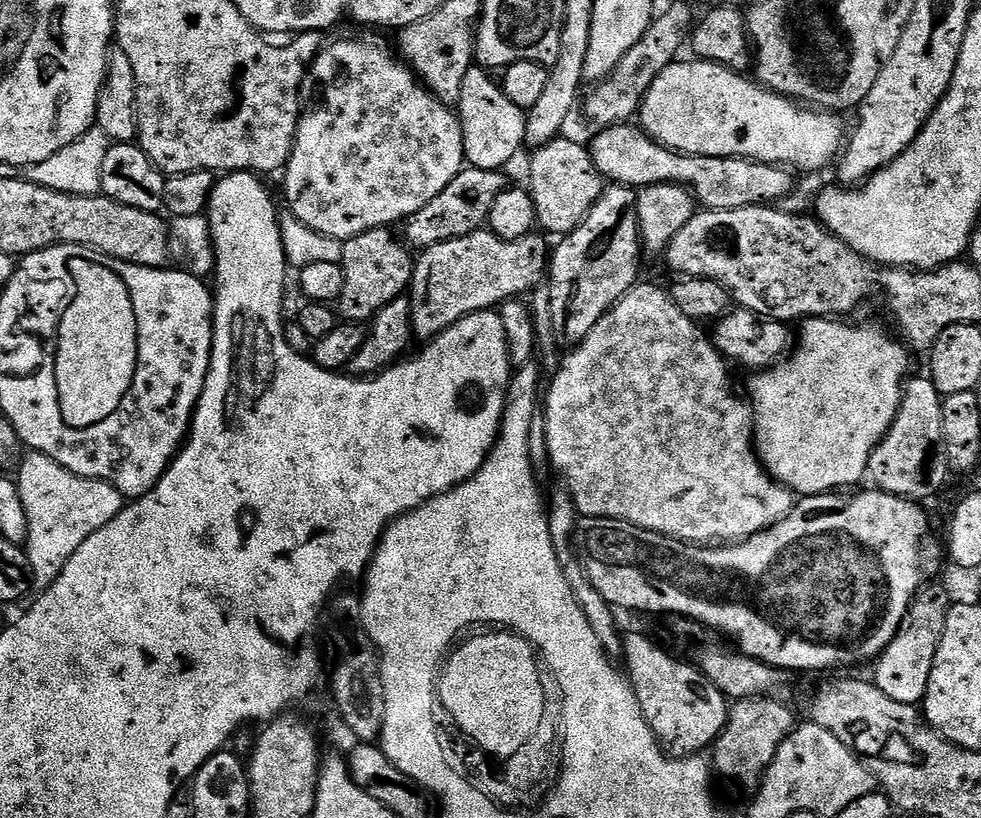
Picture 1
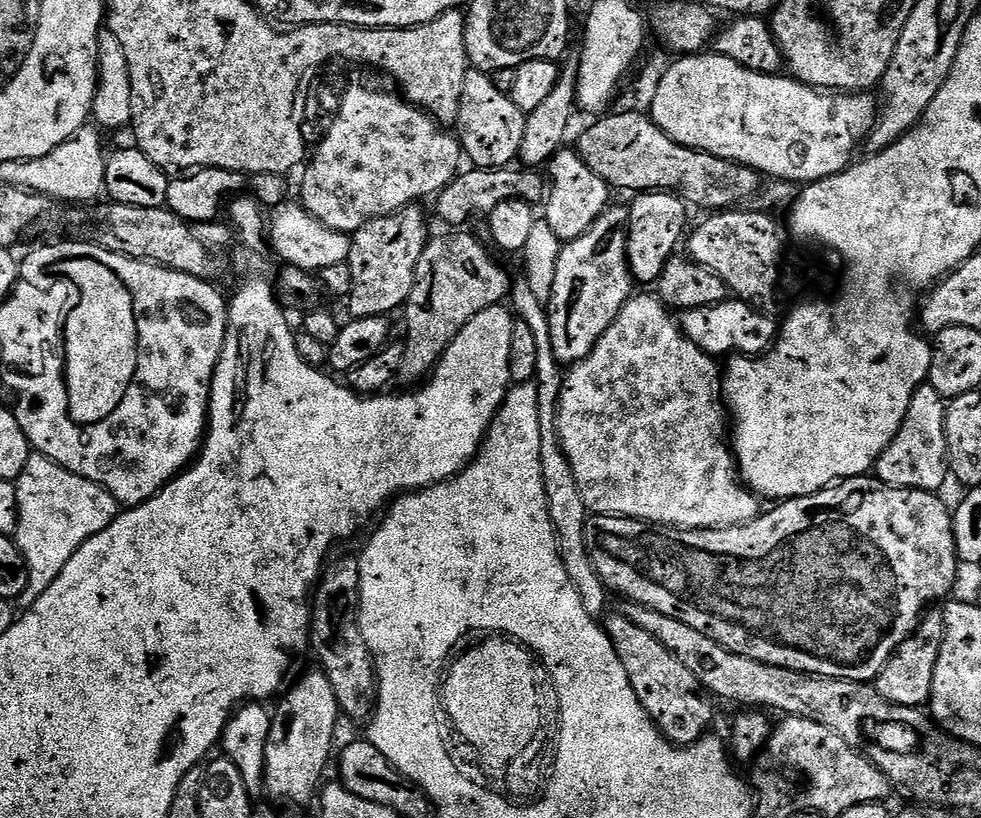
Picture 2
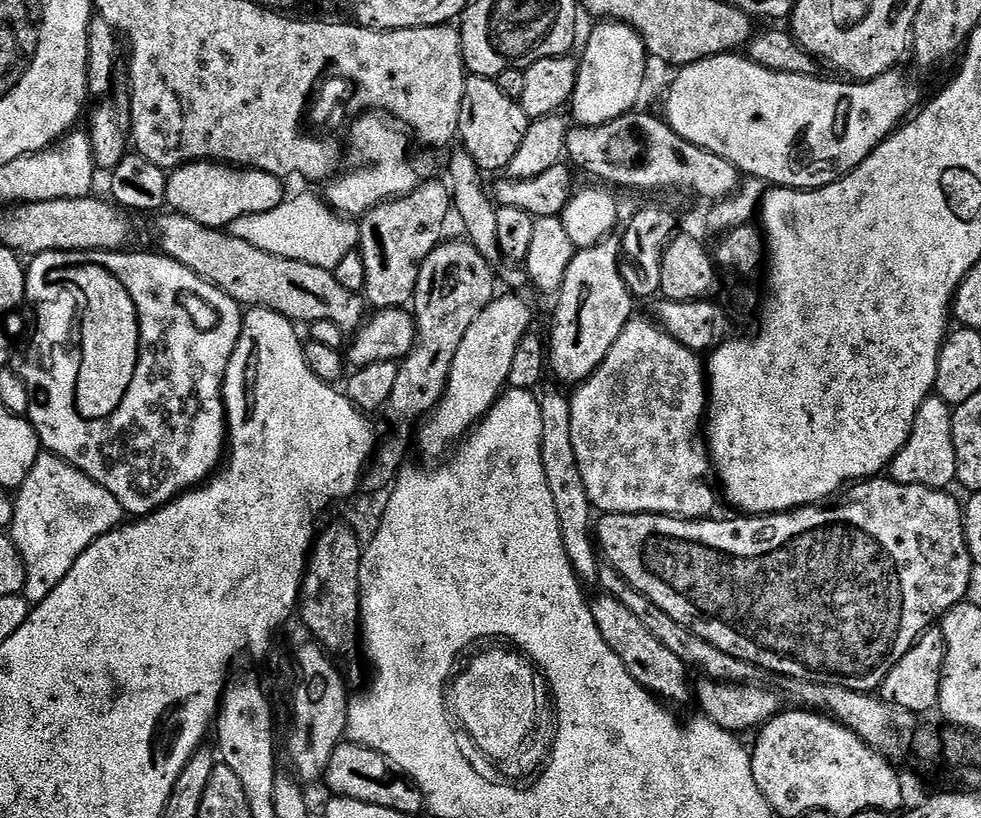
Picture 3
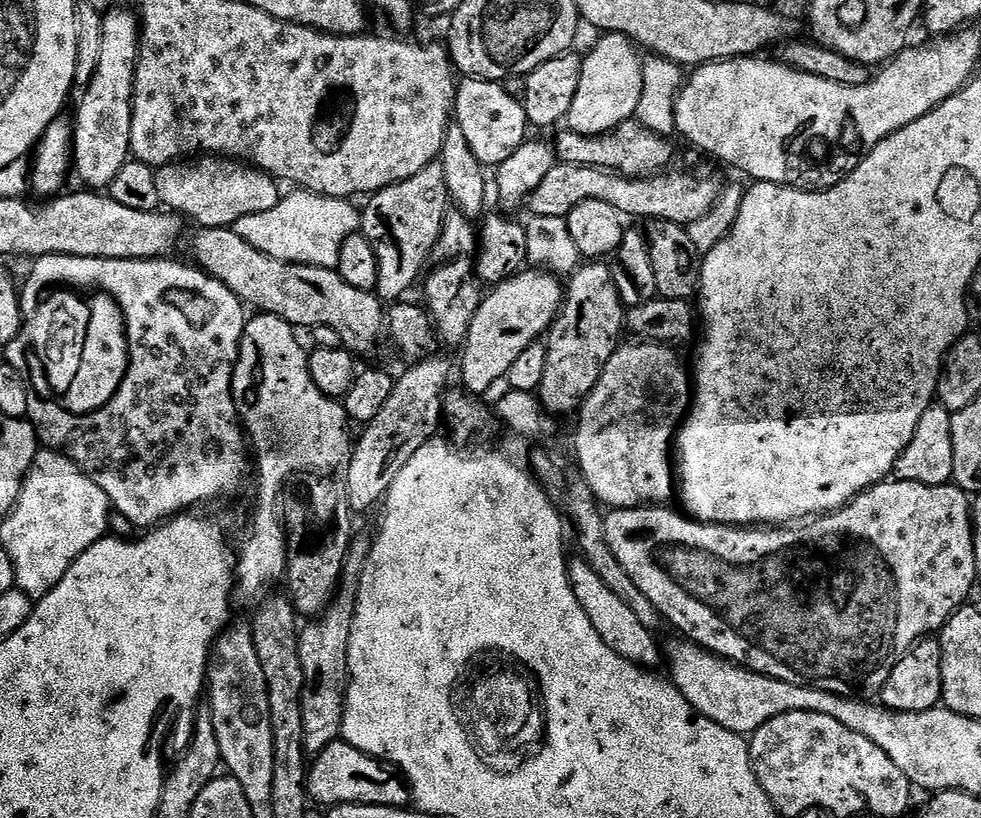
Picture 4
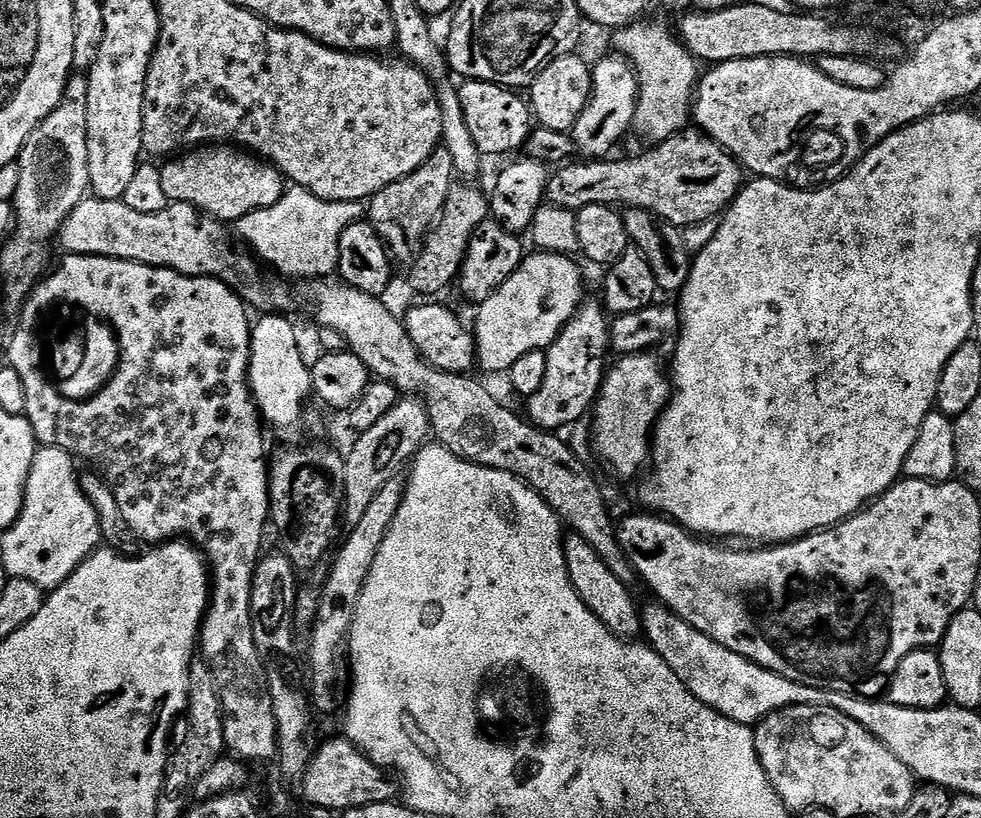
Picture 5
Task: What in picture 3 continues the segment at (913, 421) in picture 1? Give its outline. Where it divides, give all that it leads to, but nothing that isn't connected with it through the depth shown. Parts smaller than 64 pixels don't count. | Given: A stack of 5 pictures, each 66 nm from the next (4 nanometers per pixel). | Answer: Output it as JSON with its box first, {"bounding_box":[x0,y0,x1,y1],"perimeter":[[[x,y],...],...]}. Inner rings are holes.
{"bounding_box":[890,395,956,490],"perimeter":[[[938,395],[927,396],[914,418],[910,438],[898,450],[890,465],[890,478],[895,484],[924,486],[948,490],[956,484],[956,455],[952,433],[953,409]]]}

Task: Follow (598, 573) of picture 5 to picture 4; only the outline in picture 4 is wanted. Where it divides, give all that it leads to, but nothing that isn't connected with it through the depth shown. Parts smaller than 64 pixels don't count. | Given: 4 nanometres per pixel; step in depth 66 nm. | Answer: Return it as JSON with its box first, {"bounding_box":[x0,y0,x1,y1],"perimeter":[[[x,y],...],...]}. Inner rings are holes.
{"bounding_box":[568,558,662,666],"perimeter":[[[583,558],[575,559],[568,560],[568,581],[574,590],[574,598],[578,598],[578,606],[586,610],[586,618],[590,618],[590,624],[594,626],[594,630],[598,630],[602,640],[632,664],[656,666],[652,664],[658,663],[659,660],[661,663],[662,648],[661,645],[660,648],[656,645],[656,640],[652,637],[655,636],[653,629],[638,622],[638,614],[630,610],[630,606],[610,588],[602,574],[598,574],[598,570],[590,566],[590,562]]]}

